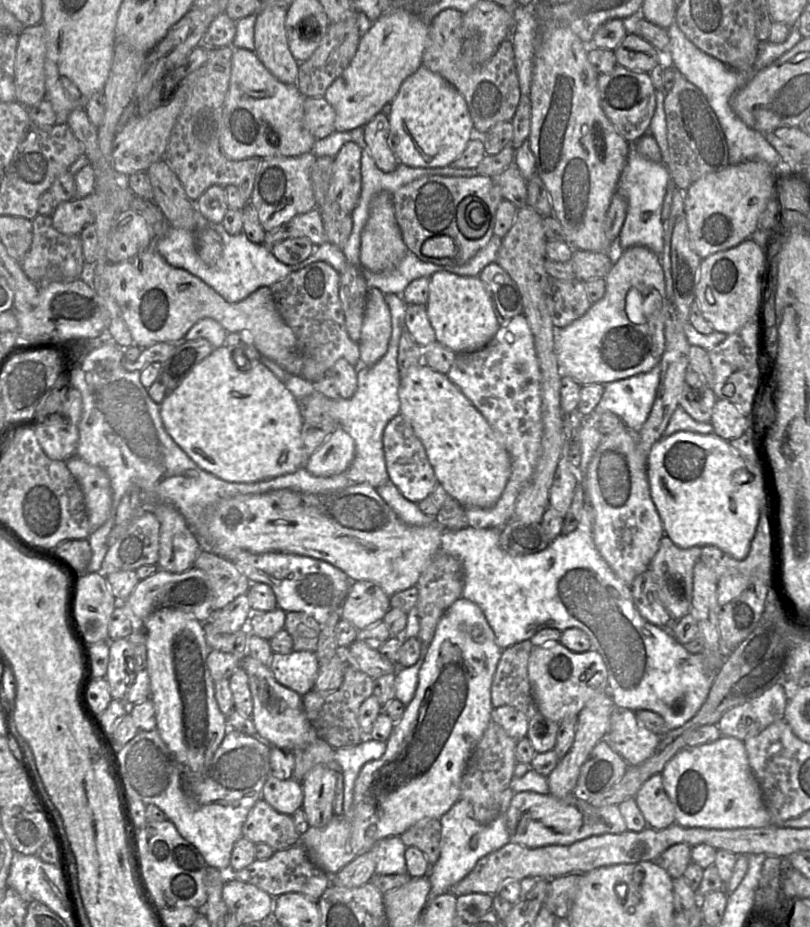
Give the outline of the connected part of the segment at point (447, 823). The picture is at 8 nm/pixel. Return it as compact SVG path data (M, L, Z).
M460 798L442 815L439 821L441 824L440 857L430 867L427 874L431 883L428 902L443 893L449 892L456 883L473 870L481 858L510 843L505 814L499 814L488 825L481 825L474 818L471 803L463 798Z

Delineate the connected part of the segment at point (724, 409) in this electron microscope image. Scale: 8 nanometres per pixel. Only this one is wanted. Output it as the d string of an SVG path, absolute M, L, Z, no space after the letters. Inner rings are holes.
M724 399L717 400L712 410L712 416L710 423L714 428L714 433L721 438L731 441L739 438L749 428L749 421L754 419L748 419L748 416L744 415L741 410L732 402Z

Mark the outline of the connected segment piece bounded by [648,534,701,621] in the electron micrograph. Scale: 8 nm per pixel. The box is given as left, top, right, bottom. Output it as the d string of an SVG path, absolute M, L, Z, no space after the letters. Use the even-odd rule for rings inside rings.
M665 534L659 543L659 548L651 560L648 569L652 572L658 585L659 597L669 616L678 621L688 615L692 608L693 569L701 557L700 547L682 549L676 546Z

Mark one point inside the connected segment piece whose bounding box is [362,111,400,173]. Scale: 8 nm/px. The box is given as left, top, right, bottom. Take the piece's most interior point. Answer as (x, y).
(375, 134)

